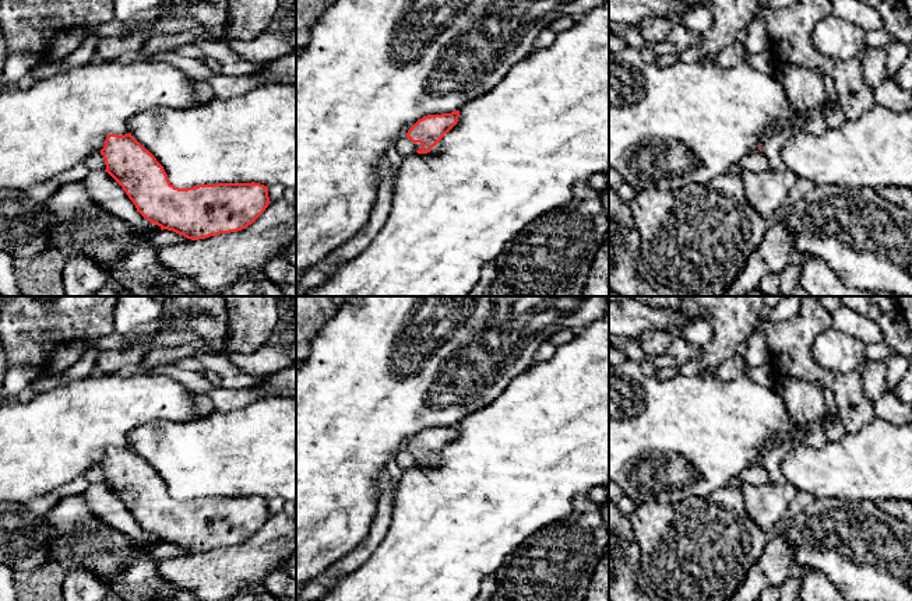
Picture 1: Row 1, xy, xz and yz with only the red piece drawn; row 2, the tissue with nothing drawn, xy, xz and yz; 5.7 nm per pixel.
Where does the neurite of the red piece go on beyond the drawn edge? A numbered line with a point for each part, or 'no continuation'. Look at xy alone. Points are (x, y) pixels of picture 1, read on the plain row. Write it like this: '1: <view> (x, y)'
no continuation

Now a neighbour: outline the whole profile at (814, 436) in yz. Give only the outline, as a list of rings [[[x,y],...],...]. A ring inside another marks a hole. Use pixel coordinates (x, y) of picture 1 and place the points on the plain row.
[[[813,422],[806,428],[804,436],[792,442],[792,447],[807,446],[813,449],[823,449],[830,440],[830,435],[825,432],[825,422]]]

